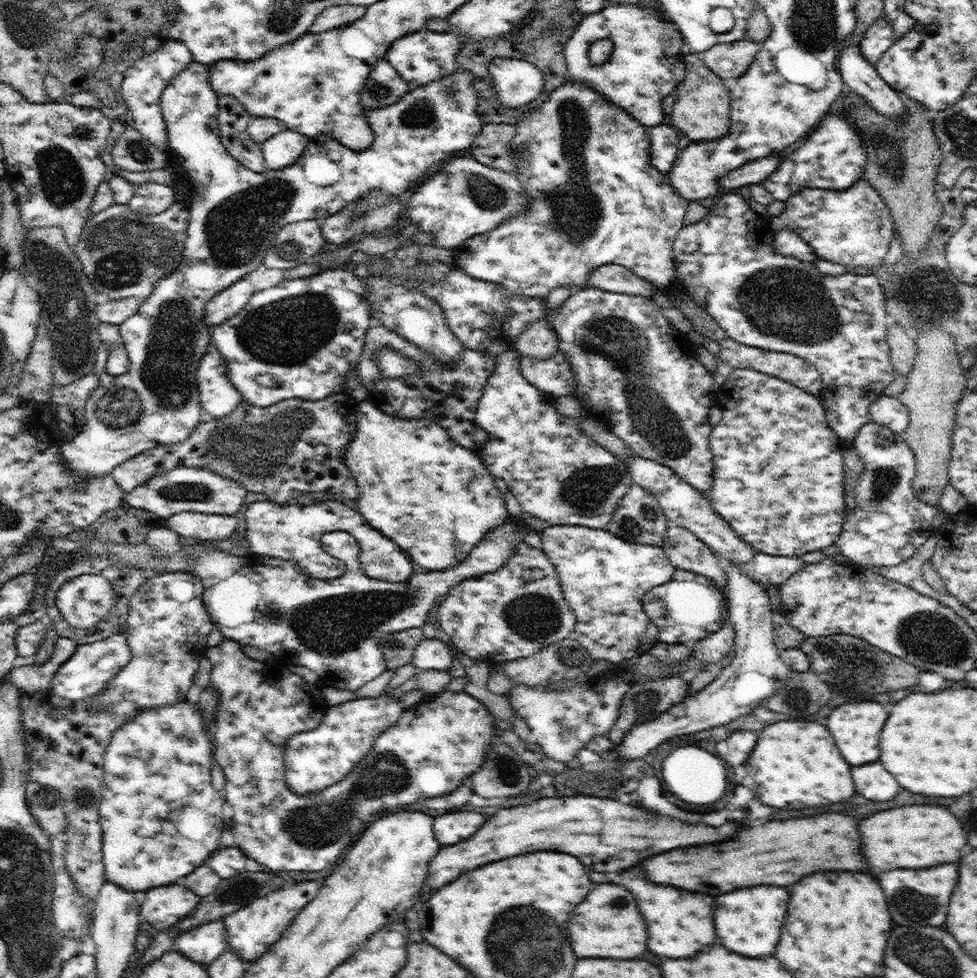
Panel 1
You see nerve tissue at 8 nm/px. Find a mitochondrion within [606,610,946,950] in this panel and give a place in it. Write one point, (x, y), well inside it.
(910, 904)

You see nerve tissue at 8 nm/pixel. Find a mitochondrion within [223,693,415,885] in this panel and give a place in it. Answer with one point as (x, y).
(304, 826)

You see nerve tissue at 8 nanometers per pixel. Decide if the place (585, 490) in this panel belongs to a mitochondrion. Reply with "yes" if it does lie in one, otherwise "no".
yes

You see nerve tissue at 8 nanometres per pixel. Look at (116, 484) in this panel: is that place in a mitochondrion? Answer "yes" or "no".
no

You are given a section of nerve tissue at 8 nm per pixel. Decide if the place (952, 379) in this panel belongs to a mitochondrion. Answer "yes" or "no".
yes

